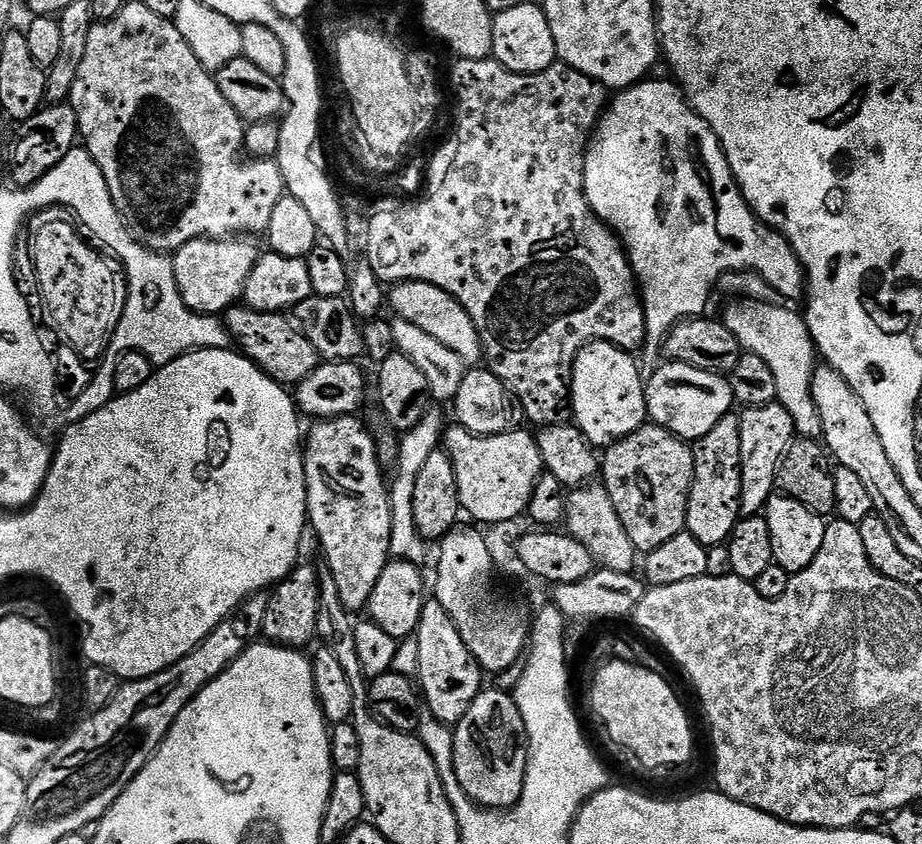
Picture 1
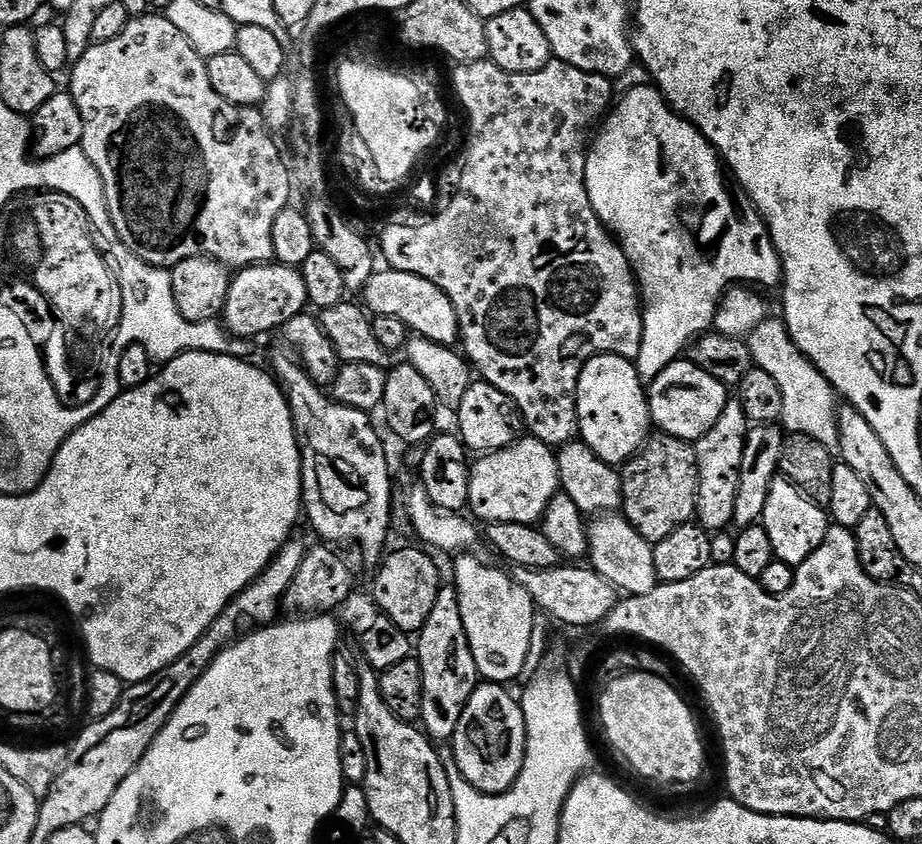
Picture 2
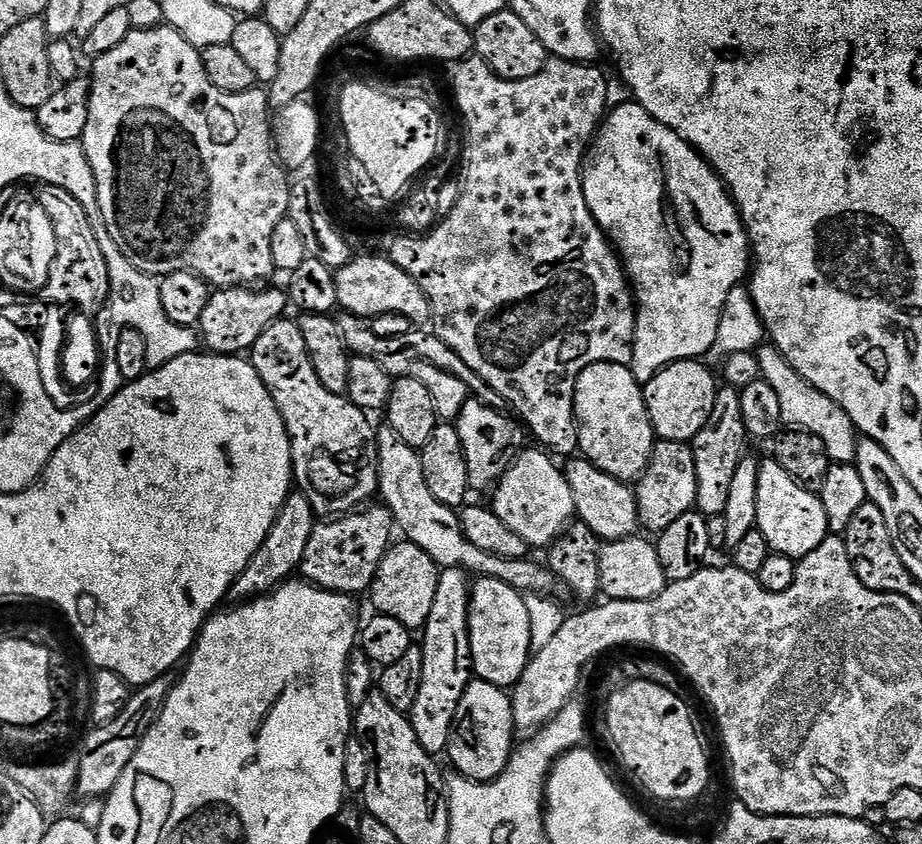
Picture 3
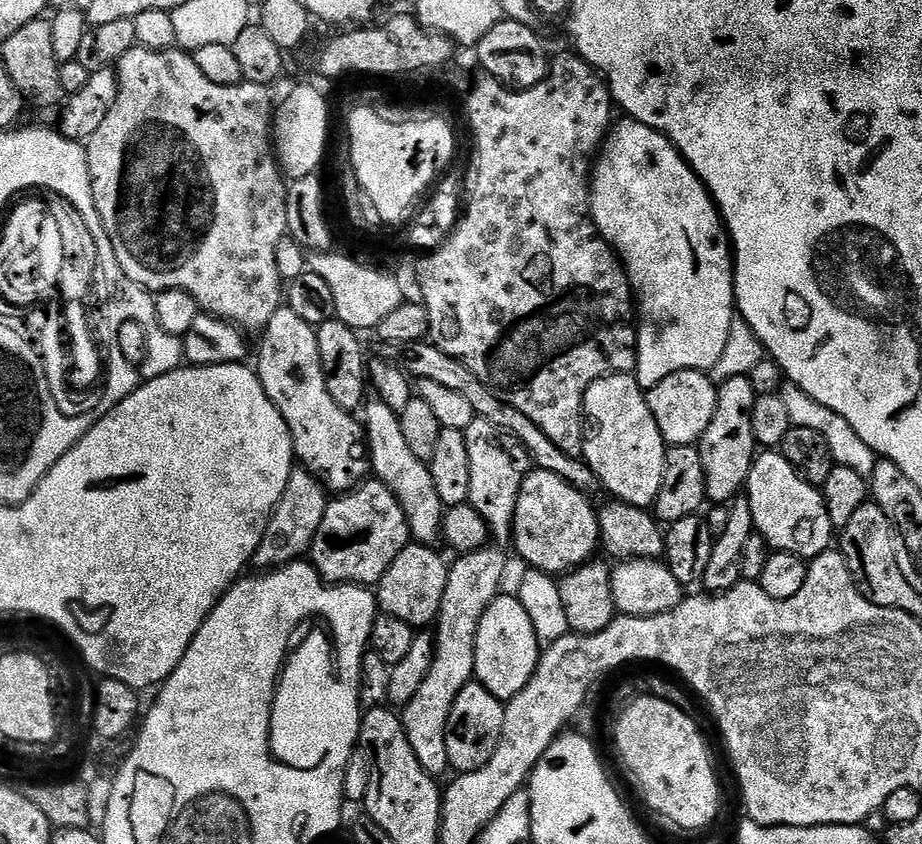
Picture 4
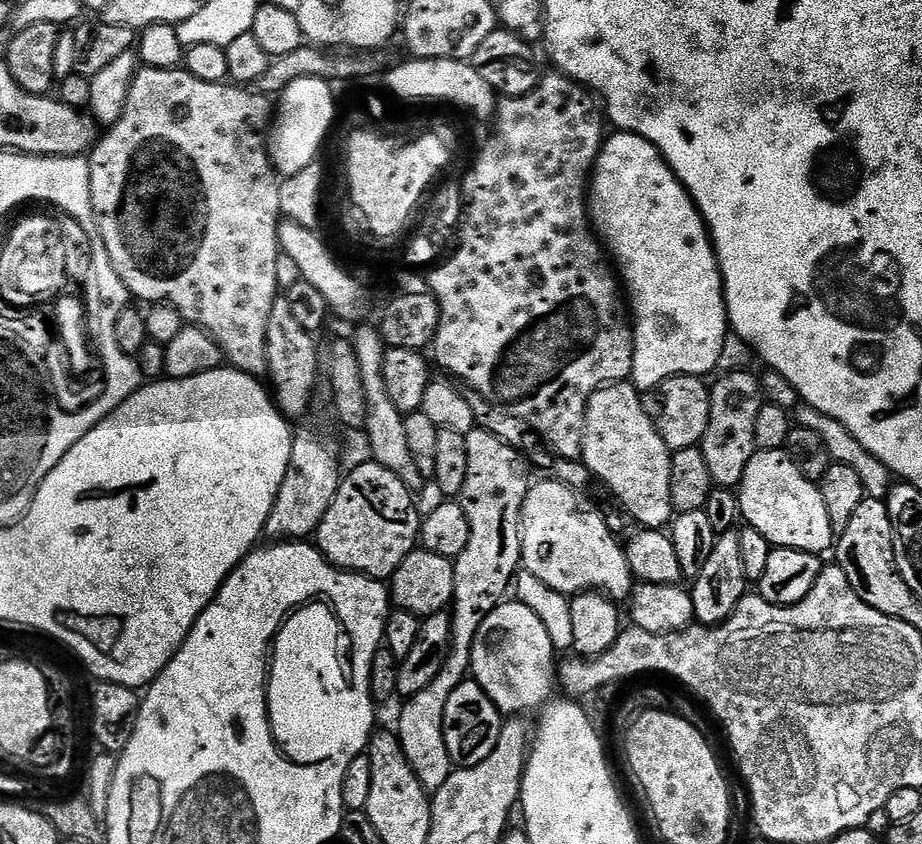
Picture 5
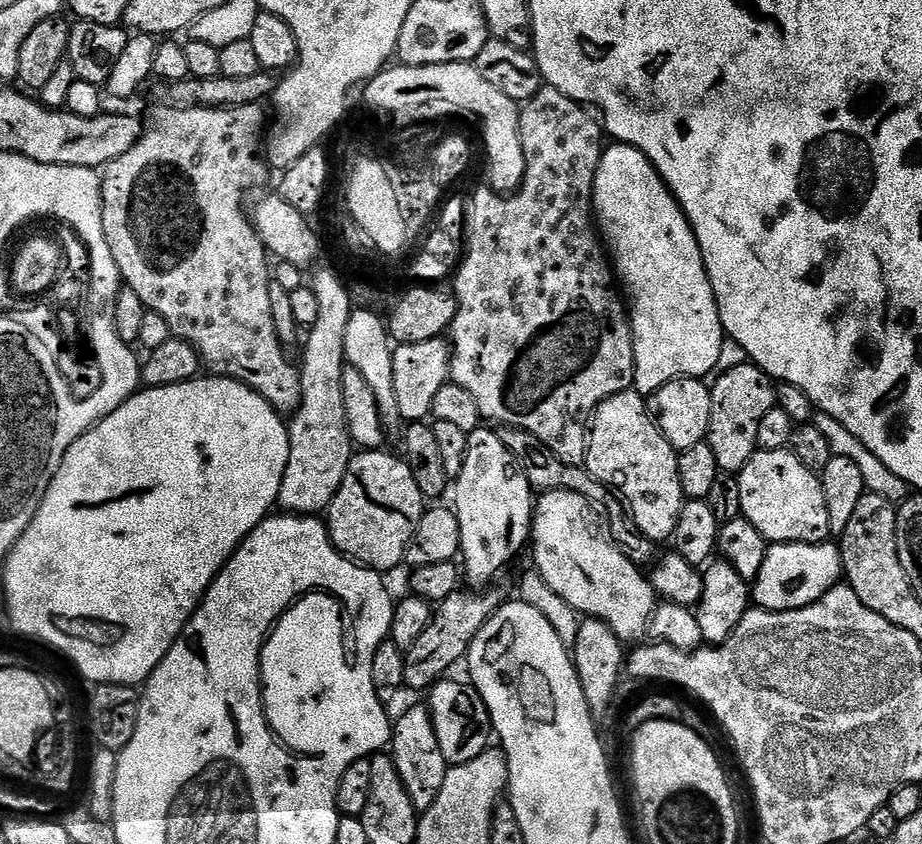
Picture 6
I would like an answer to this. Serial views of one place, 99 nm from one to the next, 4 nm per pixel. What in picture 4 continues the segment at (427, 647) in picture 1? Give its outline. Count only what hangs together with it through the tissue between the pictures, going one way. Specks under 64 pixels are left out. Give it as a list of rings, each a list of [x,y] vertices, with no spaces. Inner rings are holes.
[[[495,546],[466,552],[455,559],[451,561],[446,578],[446,594],[442,594],[440,613],[434,621],[436,649],[434,662],[430,662],[430,674],[426,674],[418,694],[414,694],[414,698],[410,698],[410,702],[402,708],[406,738],[410,738],[414,755],[418,762],[422,762],[422,770],[437,778],[443,777],[443,772],[450,768],[446,754],[446,726],[458,694],[474,680],[476,635],[482,614],[486,614],[488,607],[501,595],[500,583],[508,568],[507,554]]]

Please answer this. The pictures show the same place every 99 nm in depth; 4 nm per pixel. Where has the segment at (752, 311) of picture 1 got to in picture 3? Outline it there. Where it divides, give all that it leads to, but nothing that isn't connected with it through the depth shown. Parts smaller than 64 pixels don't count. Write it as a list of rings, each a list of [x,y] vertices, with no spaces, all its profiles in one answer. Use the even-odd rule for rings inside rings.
[[[774,346],[761,347],[758,355],[761,377],[778,394],[784,428],[809,432],[822,438],[822,446],[826,446],[826,454],[832,463],[855,464],[858,429],[850,414],[846,414],[846,410],[838,406],[838,402],[826,398],[822,390],[810,386],[810,382],[806,382],[802,374],[798,374],[798,370],[794,370],[794,366],[790,366],[790,362]]]

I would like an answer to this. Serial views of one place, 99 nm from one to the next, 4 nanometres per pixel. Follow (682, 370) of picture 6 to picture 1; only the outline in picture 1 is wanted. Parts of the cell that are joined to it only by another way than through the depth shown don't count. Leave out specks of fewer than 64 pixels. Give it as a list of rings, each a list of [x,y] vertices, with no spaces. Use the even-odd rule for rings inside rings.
[[[645,78],[640,81],[639,84],[632,85],[631,88],[623,89],[619,93],[620,96],[617,98],[616,101],[609,103],[607,107],[605,107],[594,131],[591,133],[590,139],[588,141],[588,153],[586,154],[586,166],[584,167],[584,193],[586,194],[586,198],[588,199],[588,204],[592,207],[594,210],[594,214],[596,217],[599,218],[599,220],[604,221],[605,224],[608,225],[609,228],[612,229],[613,232],[616,233],[617,237],[622,241],[622,247],[625,252],[628,253],[628,261],[632,263],[632,273],[636,275],[636,283],[640,290],[640,299],[644,302],[644,317],[646,318],[646,330],[648,331],[647,337],[646,337],[646,343],[642,349],[642,355],[644,355],[643,363],[645,365],[652,364],[655,365],[657,363],[656,360],[656,352],[658,356],[658,349],[663,345],[665,336],[668,335],[669,332],[672,331],[672,327],[676,324],[679,324],[681,320],[690,320],[694,316],[703,316],[705,315],[706,309],[704,307],[708,304],[708,295],[712,292],[712,287],[715,286],[716,283],[720,280],[720,275],[723,274],[723,272],[728,272],[733,268],[734,271],[740,272],[743,270],[743,268],[749,268],[752,272],[757,272],[758,275],[761,276],[762,279],[765,280],[766,283],[769,284],[770,287],[773,288],[774,291],[777,292],[780,297],[783,298],[785,301],[788,300],[800,300],[803,301],[806,296],[806,277],[804,274],[804,267],[800,265],[800,259],[797,258],[796,252],[792,249],[790,246],[790,242],[787,240],[787,238],[783,235],[781,235],[780,232],[776,231],[774,228],[769,228],[767,224],[764,223],[763,220],[760,219],[759,216],[756,215],[754,209],[750,207],[747,202],[744,201],[744,195],[740,192],[740,187],[736,184],[736,179],[734,178],[734,174],[730,170],[730,162],[726,158],[726,154],[724,153],[724,147],[720,145],[720,139],[717,138],[717,136],[714,134],[714,130],[712,127],[710,127],[709,124],[706,123],[702,119],[694,109],[692,109],[692,105],[688,103],[687,100],[684,98],[683,92],[680,91],[679,87],[671,79],[668,80],[652,80],[653,78]]]

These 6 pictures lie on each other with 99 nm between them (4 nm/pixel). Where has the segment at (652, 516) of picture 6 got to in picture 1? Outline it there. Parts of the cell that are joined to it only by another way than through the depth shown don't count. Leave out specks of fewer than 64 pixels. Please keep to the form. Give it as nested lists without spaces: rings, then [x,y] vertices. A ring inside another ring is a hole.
[[[593,340],[592,343],[581,348],[572,363],[572,387],[570,389],[570,412],[573,412],[574,423],[588,440],[589,444],[600,450],[607,448],[626,438],[634,430],[638,430],[649,419],[648,403],[644,397],[646,387],[645,377],[640,377],[641,365],[636,365],[637,357],[623,348],[614,346],[605,340]]]

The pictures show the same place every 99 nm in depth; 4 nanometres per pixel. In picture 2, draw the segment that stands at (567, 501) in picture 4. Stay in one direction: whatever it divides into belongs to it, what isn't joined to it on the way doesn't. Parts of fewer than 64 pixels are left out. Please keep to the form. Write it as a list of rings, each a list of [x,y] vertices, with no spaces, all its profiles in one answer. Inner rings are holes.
[[[517,439],[508,448],[481,455],[477,459],[480,461],[471,465],[468,508],[477,521],[484,520],[485,525],[498,522],[539,525],[550,498],[561,491],[556,452],[538,439],[524,439]]]

